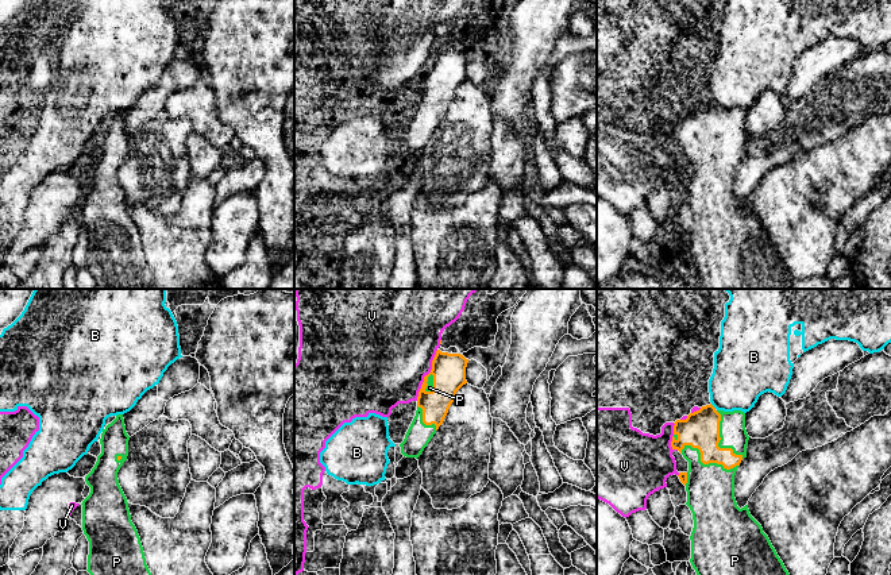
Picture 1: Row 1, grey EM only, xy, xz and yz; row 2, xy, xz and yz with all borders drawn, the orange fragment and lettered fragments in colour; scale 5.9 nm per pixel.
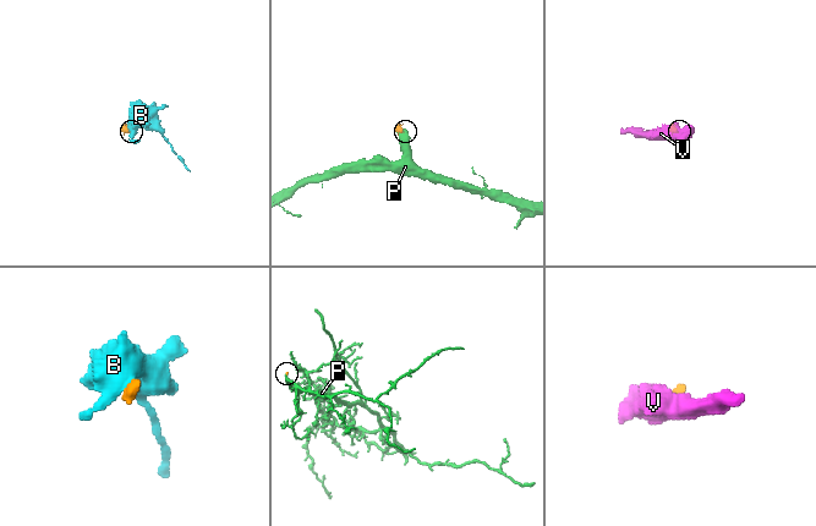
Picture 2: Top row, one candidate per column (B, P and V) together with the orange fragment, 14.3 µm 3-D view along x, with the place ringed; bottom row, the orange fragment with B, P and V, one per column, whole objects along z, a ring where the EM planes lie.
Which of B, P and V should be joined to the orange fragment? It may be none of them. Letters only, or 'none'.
P

